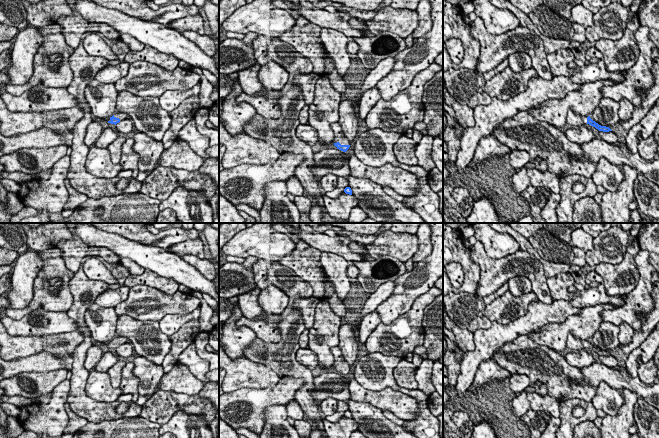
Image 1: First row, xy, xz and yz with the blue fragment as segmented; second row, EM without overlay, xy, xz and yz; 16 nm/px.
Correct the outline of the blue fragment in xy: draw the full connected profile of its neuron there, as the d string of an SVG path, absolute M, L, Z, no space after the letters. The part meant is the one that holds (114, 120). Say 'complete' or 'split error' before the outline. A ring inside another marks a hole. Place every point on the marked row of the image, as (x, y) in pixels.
split error; M117 112L115 113L112 117L109 118L108 123L111 124L117 124L119 123L121 120L124 120L128 117L128 115L126 113L122 113L122 112Z

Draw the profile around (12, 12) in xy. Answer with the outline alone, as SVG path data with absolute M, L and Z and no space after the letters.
M0 0L0 23L19 30L27 27L27 11L22 0Z

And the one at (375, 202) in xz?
M332 147L313 154L315 165L311 168L318 179L334 174L349 181L352 195L358 199L358 206L377 223L400 221L401 223L426 223L418 213L402 202L391 198L383 186L366 178L357 178L349 168L349 155Z

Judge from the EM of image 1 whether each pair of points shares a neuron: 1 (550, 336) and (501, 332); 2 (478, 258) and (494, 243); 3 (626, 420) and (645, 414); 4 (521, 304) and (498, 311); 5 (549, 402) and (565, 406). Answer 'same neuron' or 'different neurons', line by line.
1: different neurons
2: different neurons
3: different neurons
4: same neuron
5: different neurons

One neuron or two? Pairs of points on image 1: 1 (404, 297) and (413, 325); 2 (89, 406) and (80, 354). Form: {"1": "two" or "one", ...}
{"1": "two", "2": "one"}

